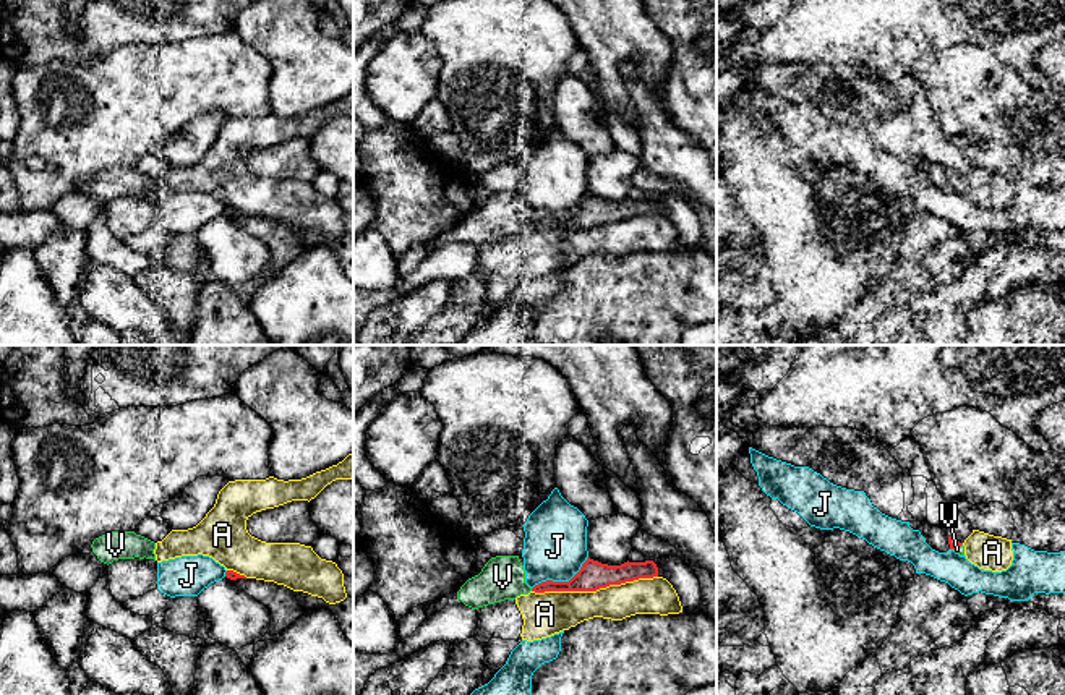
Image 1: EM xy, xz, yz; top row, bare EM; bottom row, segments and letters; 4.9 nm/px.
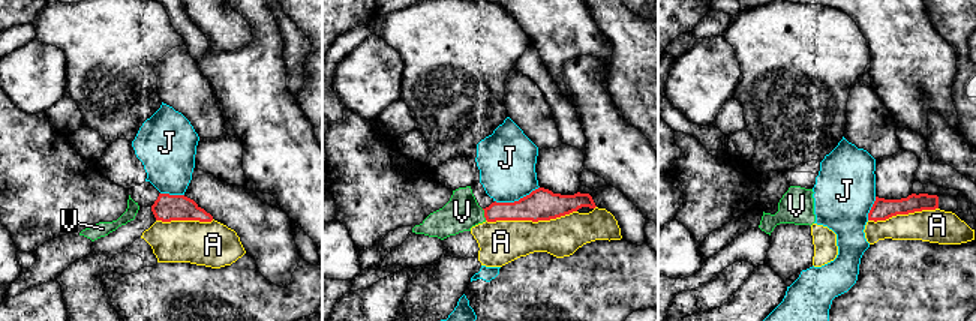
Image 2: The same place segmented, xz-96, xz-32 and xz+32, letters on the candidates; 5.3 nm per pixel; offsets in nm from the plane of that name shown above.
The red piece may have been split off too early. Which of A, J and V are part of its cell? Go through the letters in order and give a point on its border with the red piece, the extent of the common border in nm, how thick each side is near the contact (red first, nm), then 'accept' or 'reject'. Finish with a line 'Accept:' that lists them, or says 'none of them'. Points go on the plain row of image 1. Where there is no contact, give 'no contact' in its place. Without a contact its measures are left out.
A: xz (594, 227) | 650 nm | 140/220 nm | reject
J: xz (561, 219) | 320 nm | 140/320 nm | reject
V: yz (957, 183) | 60 nm | 50/40 nm | accept
Accept: V

